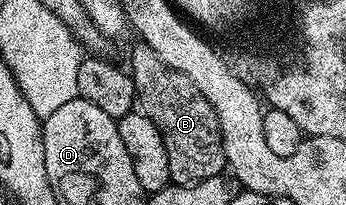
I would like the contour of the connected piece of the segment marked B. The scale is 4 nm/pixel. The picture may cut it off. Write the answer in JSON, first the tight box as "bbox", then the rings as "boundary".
{"bbox":[130,43,226,185],"boundary":[[[136,43],[132,49],[130,72],[139,108],[147,113],[154,127],[158,127],[162,143],[166,143],[171,184],[196,185],[211,177],[221,176],[225,172],[226,162],[218,119],[198,87],[194,87],[186,75],[166,67],[166,63],[162,63],[162,59],[158,59],[154,51],[143,43]]]}

